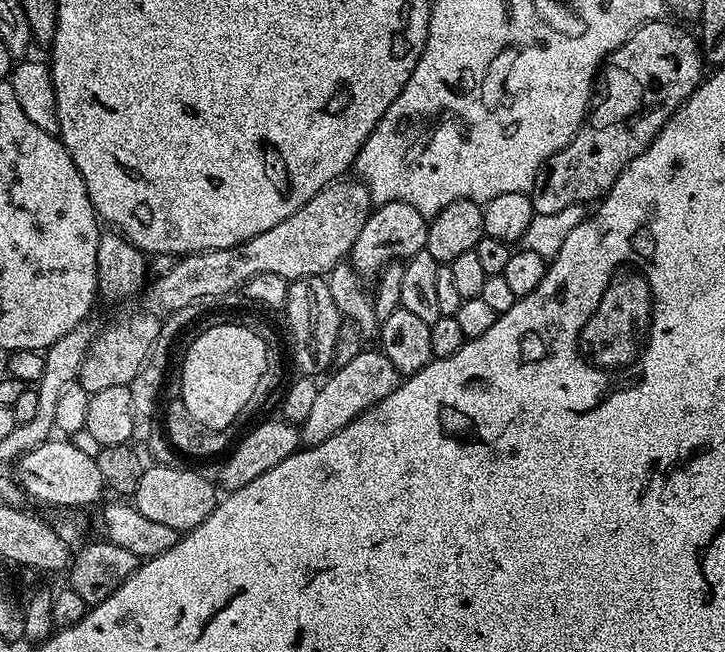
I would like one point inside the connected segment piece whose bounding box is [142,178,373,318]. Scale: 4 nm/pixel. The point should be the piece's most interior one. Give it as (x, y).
(320, 234)

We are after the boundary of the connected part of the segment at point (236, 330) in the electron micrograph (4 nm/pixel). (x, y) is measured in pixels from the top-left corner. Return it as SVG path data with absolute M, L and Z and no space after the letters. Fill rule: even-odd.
M216 324L198 333L184 352L179 403L186 406L194 422L219 432L231 429L240 411L251 402L267 364L268 344L254 329L244 324Z

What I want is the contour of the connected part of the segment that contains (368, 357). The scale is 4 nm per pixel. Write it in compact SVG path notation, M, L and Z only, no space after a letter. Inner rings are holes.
M362 350L346 366L336 368L328 381L323 381L318 390L318 398L310 410L304 423L299 425L300 439L305 445L311 446L326 442L326 438L334 438L338 430L342 430L354 418L358 418L367 408L372 408L386 394L390 394L400 383L402 376L396 372L390 358L380 350L368 352Z

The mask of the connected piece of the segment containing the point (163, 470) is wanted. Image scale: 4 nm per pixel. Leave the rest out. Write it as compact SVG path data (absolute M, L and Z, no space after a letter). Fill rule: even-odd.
M153 463L145 467L142 478L138 482L138 490L134 493L134 507L150 522L158 522L161 526L170 526L178 534L193 532L216 509L218 488L200 472L192 468L176 468L175 463Z

